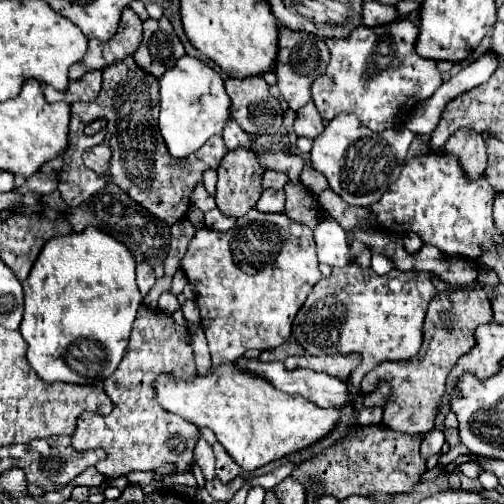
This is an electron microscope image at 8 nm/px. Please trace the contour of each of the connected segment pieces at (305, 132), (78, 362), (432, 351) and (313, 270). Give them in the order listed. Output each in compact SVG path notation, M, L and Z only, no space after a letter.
M305 104L303 108L297 110L297 118L293 122L293 130L297 136L307 136L307 138L315 138L323 132L325 124L323 118L319 116L315 104Z
M85 228L79 234L57 236L43 246L43 252L33 264L27 280L23 280L25 312L21 320L21 334L27 342L27 362L45 382L73 382L103 386L103 380L115 372L123 352L127 348L131 324L137 308L143 302L135 284L135 258L119 240L99 232L97 228Z
M455 288L435 296L429 304L423 325L423 350L411 360L377 364L363 380L386 381L391 384L391 398L385 405L382 423L392 430L407 434L423 434L435 426L439 398L445 394L445 380L459 356L475 344L473 332L479 324L493 320L489 296L483 288Z
M251 208L245 216L237 218L235 228L227 232L217 232L207 226L199 228L181 260L181 268L197 294L195 300L201 310L201 326L211 350L211 368L218 367L219 362L243 356L249 348L267 350L287 342L295 314L303 306L309 290L321 278L311 230L293 222L287 214L265 214L257 208Z

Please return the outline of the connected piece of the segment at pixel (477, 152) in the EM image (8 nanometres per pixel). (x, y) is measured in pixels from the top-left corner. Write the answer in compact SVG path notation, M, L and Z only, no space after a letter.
M459 128L455 136L447 140L443 146L443 152L457 156L463 174L467 174L469 180L475 180L475 176L481 176L487 166L487 154L485 154L485 142L481 134L471 132L471 128Z

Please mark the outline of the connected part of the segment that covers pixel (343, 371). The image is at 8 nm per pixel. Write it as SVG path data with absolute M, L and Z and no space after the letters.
M351 352L351 354L323 354L323 356L291 356L285 360L287 370L295 368L311 368L315 372L327 372L339 380L347 380L351 370L361 362L361 356Z

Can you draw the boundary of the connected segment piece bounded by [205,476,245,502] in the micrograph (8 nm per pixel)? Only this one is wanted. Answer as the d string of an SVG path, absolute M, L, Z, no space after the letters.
M237 476L235 480L231 480L231 484L223 484L219 478L215 480L207 480L205 482L205 490L215 498L215 500L225 500L229 502L233 498L233 494L245 484L245 478Z

